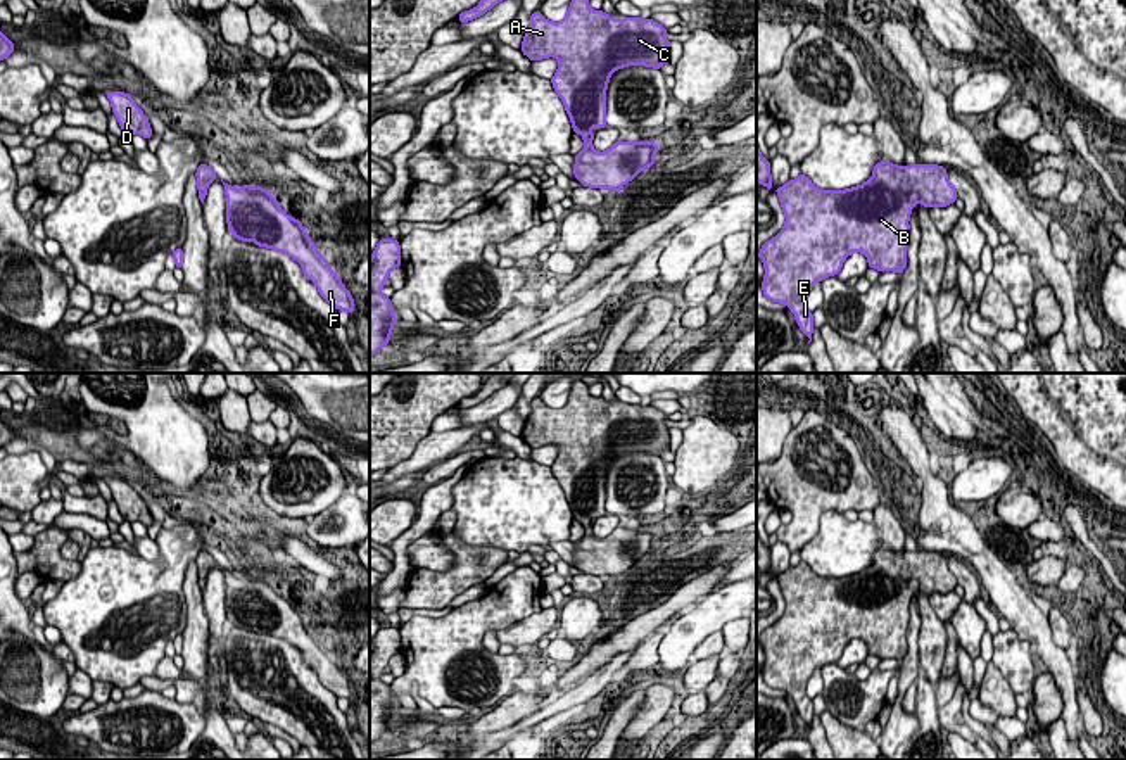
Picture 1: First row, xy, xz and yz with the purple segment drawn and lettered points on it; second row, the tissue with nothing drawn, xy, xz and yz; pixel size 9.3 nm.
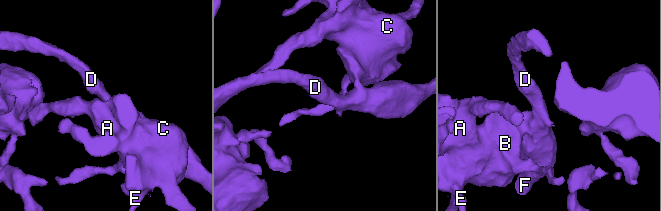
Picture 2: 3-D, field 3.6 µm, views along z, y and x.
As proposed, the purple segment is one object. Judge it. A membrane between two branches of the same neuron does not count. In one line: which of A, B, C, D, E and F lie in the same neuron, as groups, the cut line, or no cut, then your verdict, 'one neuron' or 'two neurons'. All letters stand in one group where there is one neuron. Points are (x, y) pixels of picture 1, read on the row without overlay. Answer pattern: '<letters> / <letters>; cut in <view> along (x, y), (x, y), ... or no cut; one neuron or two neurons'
A B C D E F; no cut; one neuron

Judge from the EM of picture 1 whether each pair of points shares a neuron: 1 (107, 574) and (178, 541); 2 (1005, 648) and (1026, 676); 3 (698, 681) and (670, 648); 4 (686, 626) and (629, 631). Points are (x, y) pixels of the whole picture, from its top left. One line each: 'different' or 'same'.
1: same
2: same
3: different
4: different

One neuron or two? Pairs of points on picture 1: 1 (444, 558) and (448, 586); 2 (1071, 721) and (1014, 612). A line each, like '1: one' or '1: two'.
1: two
2: one

